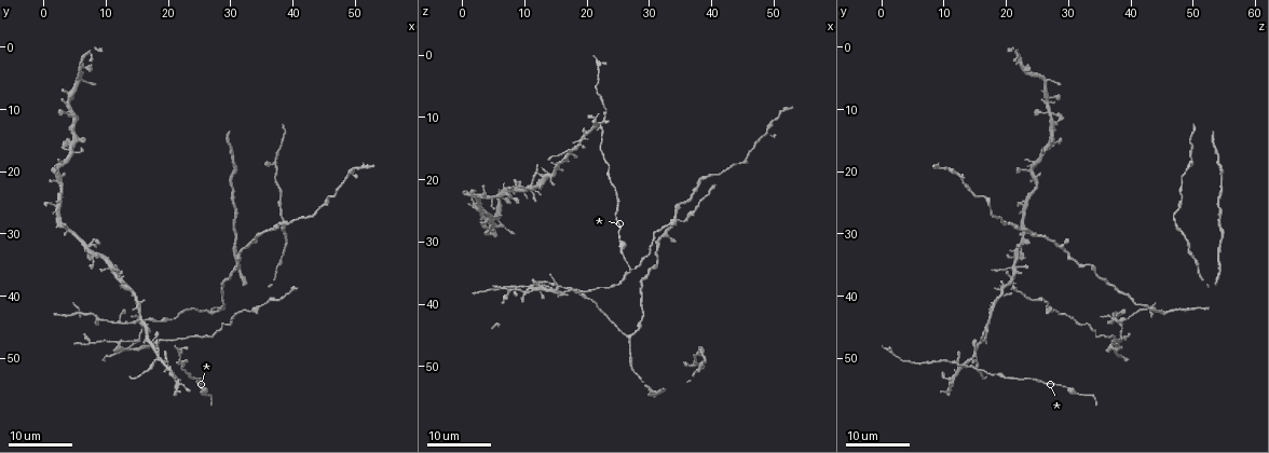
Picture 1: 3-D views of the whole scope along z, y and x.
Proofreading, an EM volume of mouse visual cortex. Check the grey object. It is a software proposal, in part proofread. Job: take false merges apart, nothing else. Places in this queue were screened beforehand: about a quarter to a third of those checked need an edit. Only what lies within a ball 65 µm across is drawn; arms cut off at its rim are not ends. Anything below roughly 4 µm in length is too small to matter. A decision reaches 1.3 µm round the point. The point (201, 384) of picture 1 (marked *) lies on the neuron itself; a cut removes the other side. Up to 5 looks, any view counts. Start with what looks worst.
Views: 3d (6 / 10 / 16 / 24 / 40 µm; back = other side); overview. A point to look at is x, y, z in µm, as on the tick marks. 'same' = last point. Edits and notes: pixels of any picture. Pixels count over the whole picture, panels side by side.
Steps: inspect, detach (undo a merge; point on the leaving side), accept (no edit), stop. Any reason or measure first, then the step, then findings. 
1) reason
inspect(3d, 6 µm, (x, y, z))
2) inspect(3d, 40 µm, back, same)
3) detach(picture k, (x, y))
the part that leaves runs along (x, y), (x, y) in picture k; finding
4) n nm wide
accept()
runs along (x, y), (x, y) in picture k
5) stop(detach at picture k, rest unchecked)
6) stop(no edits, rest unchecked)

three-way junction
inspect(3d, 24 µm, (18.5, 49.5, 15.0))

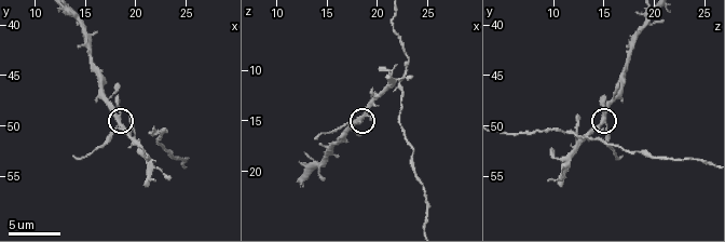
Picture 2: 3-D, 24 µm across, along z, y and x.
inspect(3d, 10 µm, (18.2, 49.4, 15.0))

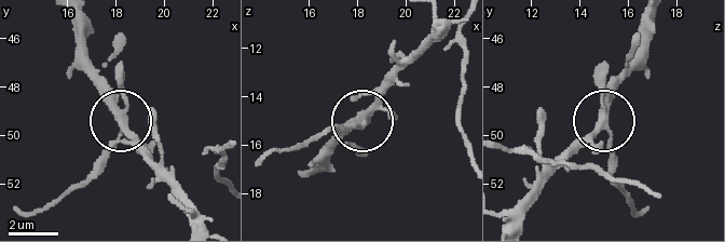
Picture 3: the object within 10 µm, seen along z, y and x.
3 arms
detach(picture 3, (103, 153))
the part that leaves runs along (123, 125), (80, 179), (42, 206), (17, 209) in picture 3; a second neuron is stuck on

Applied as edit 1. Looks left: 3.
three-way junction
inspect(3d, 16 µm, (22.2, 50.6, 11.6))

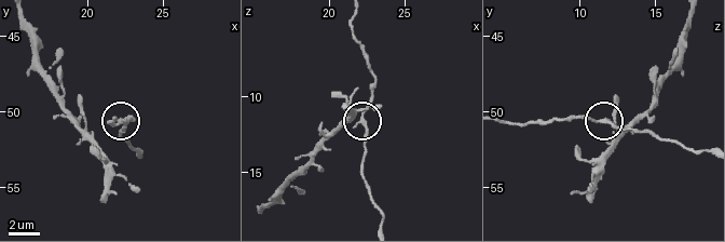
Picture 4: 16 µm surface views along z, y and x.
3 arms
accept()
runs along (707, 152), (599, 120), (569, 116) in picture 4; one neuron here

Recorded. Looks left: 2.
three arms meet
inspect(3d, 24 µm, (27.0, 42.5, 45.0))

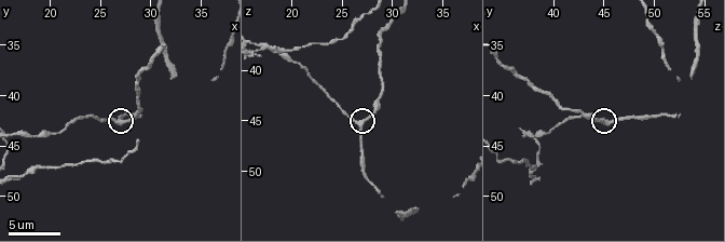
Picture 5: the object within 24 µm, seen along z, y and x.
inspect(3d, 6 µm, (27.0, 42.6, 45.2))

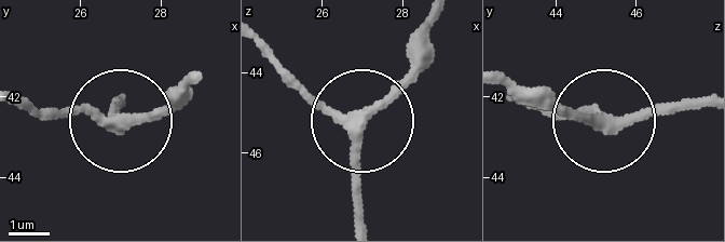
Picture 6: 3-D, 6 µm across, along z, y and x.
250 nm wide
accept()
runs along (259, 42), (359, 125), (363, 218) in picture 6; continuous, no second neuron

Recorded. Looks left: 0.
stop(detach at picture 3, rest unchecked)

